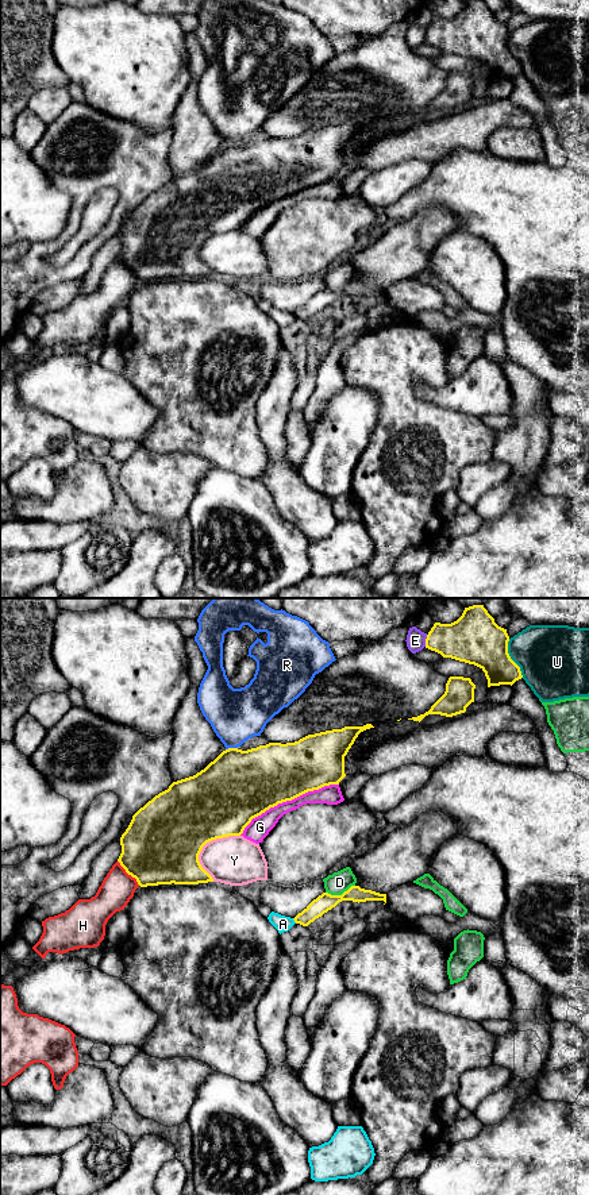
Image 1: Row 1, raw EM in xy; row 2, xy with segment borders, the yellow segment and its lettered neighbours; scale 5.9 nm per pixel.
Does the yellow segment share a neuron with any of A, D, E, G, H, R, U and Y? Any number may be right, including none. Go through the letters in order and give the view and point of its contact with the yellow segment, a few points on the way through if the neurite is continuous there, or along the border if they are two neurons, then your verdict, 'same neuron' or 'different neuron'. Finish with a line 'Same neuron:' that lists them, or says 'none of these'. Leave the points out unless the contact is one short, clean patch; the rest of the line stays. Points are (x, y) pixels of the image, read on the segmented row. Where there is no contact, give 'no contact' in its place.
A: xy (295, 921) | different neuron
D: xy (339, 895) | different neuron
E: xy (426, 640) | different neuron
G: xy (287, 800) | different neuron
H: xy (129, 874) | different neuron
R: xy (231, 748) | along xy (237, 747), (226, 750) | different neuron
U: xy (509, 658) | along xy (508, 639), (508, 655), (523, 677) | different neuron
Y: xy (204, 844) | different neuron
Same neuron: none of these

